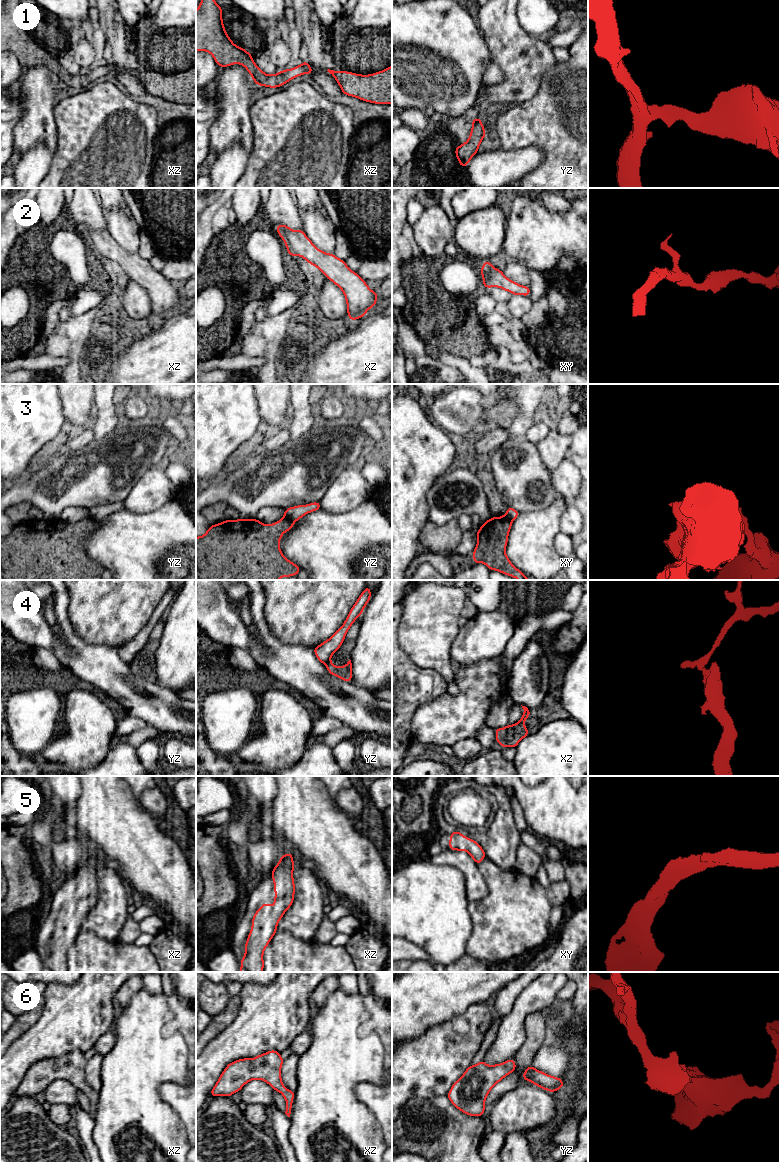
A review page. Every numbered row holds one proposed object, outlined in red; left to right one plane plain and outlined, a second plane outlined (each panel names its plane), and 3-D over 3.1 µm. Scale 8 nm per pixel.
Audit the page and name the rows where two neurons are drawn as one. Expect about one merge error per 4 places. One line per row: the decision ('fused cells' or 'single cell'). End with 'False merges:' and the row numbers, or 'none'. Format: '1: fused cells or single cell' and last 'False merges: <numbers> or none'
1: single cell
2: single cell
3: fused cells
4: fused cells
5: single cell
6: single cell
False merges: 3, 4

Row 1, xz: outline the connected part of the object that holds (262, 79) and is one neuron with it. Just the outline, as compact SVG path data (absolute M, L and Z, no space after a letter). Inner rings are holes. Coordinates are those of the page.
M201 0L196 10L196 51L210 53L219 67L241 64L258 86L281 87L293 78L312 74L305 60L301 65L268 75L255 64L251 53L235 45L228 36L222 19L223 8L215 0Z

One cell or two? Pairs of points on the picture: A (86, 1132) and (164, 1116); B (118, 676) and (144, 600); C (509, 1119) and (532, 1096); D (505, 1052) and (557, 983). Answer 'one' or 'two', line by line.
A: two
B: two
C: one
D: one

